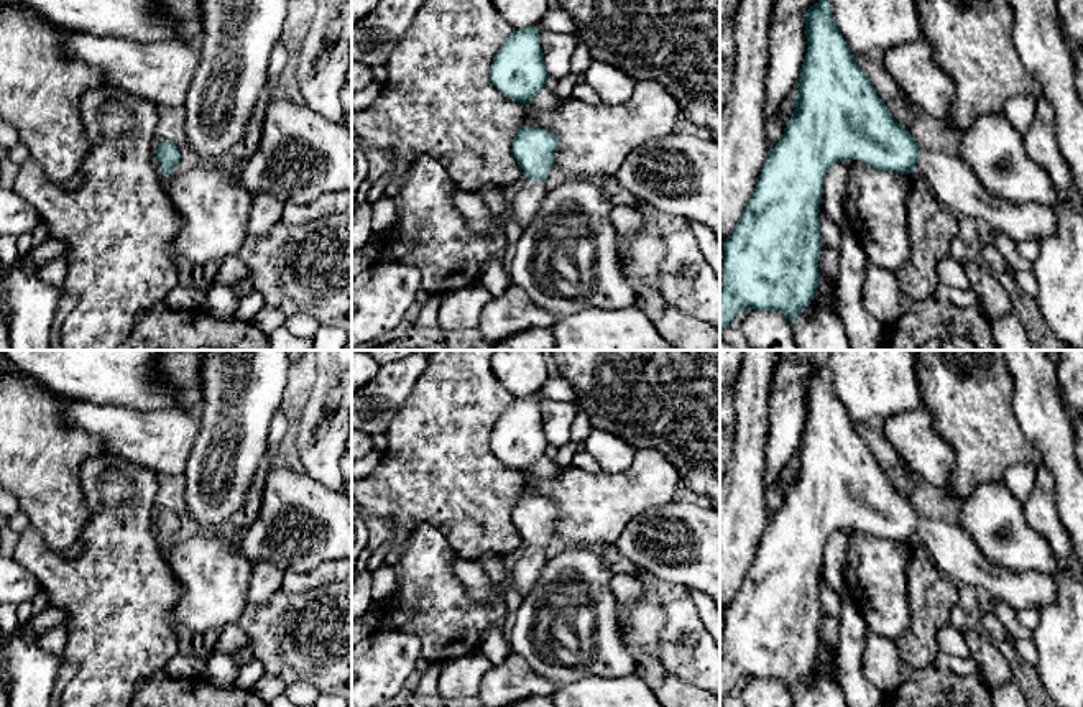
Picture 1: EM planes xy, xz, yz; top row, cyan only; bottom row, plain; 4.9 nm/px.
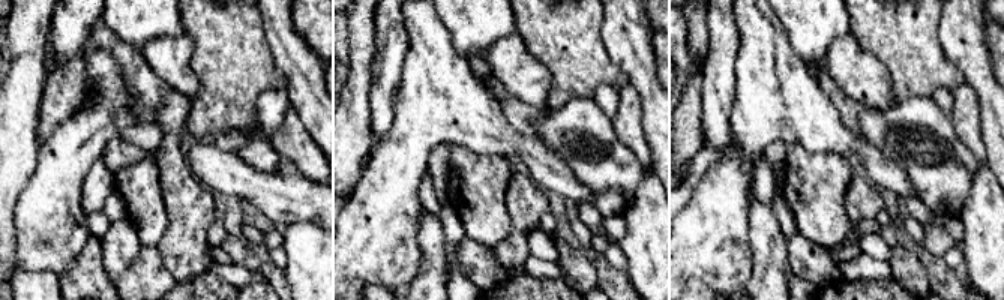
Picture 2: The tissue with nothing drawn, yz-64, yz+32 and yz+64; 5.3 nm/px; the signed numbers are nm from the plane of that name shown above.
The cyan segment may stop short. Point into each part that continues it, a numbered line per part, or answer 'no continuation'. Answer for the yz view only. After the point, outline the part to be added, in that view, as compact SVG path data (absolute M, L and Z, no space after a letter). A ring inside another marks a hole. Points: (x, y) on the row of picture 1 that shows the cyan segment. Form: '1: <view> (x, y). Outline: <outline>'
1: yz (950, 180). Outline: M920 151L917 173L929 183L938 202L953 214L984 220L1016 243L1040 242L1055 233L1055 204L1012 204L991 194L956 155Z

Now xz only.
1: xz (525, 206). Outline: M524 178L521 189L508 204L508 219L524 230L537 215L546 194L547 187L542 181Z

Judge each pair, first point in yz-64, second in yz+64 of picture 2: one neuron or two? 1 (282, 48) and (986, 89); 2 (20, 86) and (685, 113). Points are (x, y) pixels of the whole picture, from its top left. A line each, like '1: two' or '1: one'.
1: one
2: one

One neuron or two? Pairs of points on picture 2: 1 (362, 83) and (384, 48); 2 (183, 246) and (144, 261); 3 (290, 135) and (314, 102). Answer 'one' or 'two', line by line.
1: two
2: two
3: two

